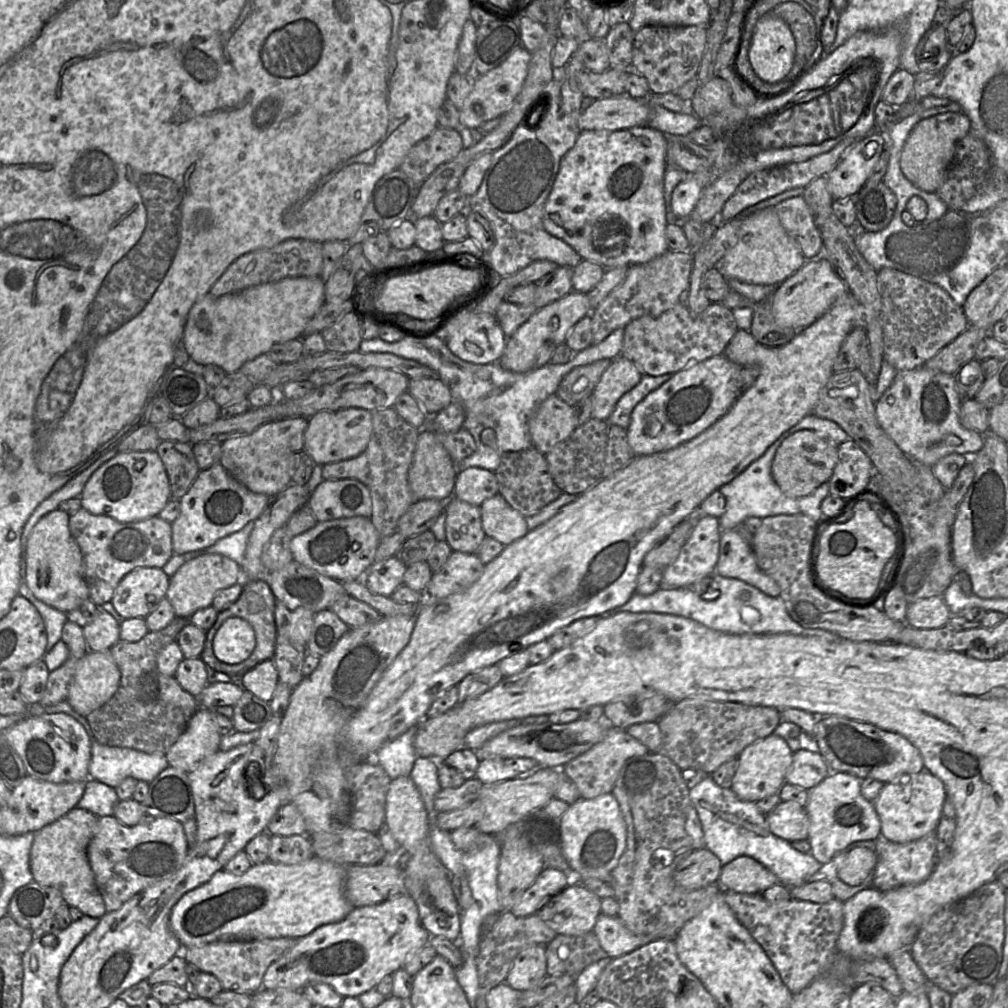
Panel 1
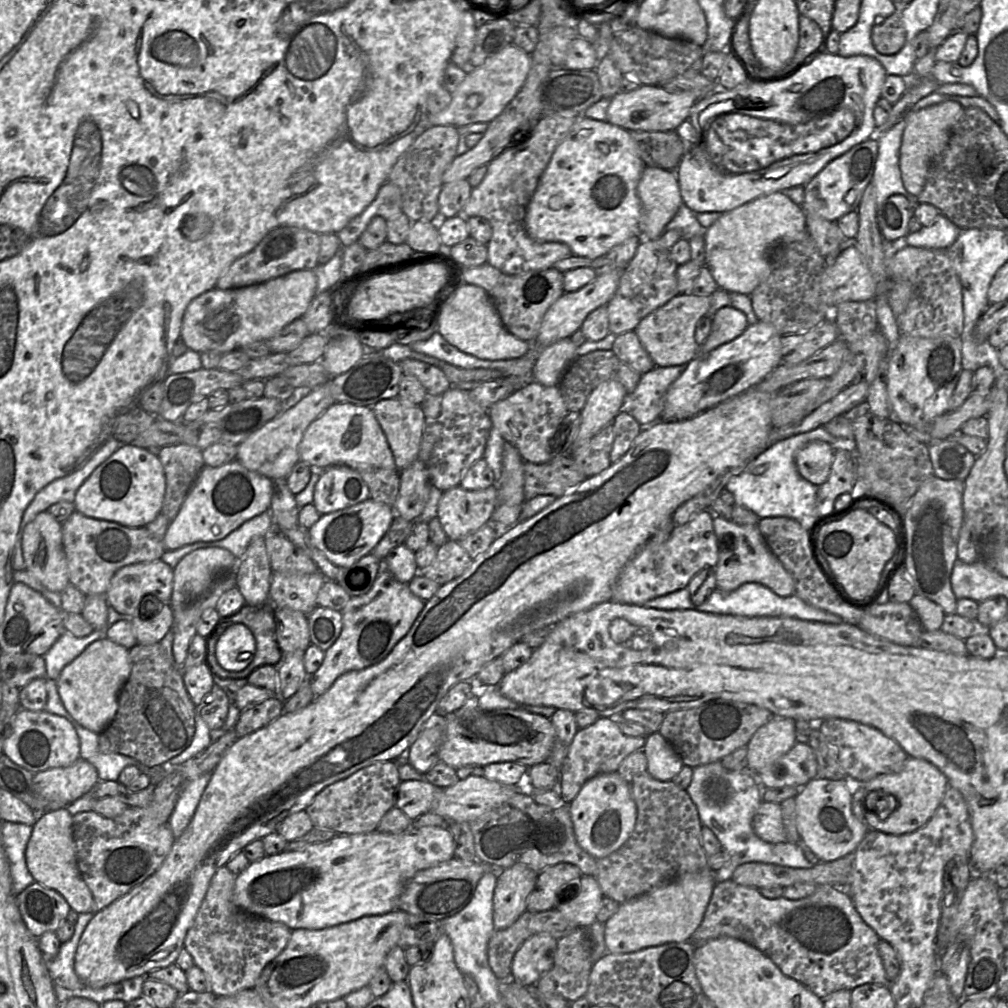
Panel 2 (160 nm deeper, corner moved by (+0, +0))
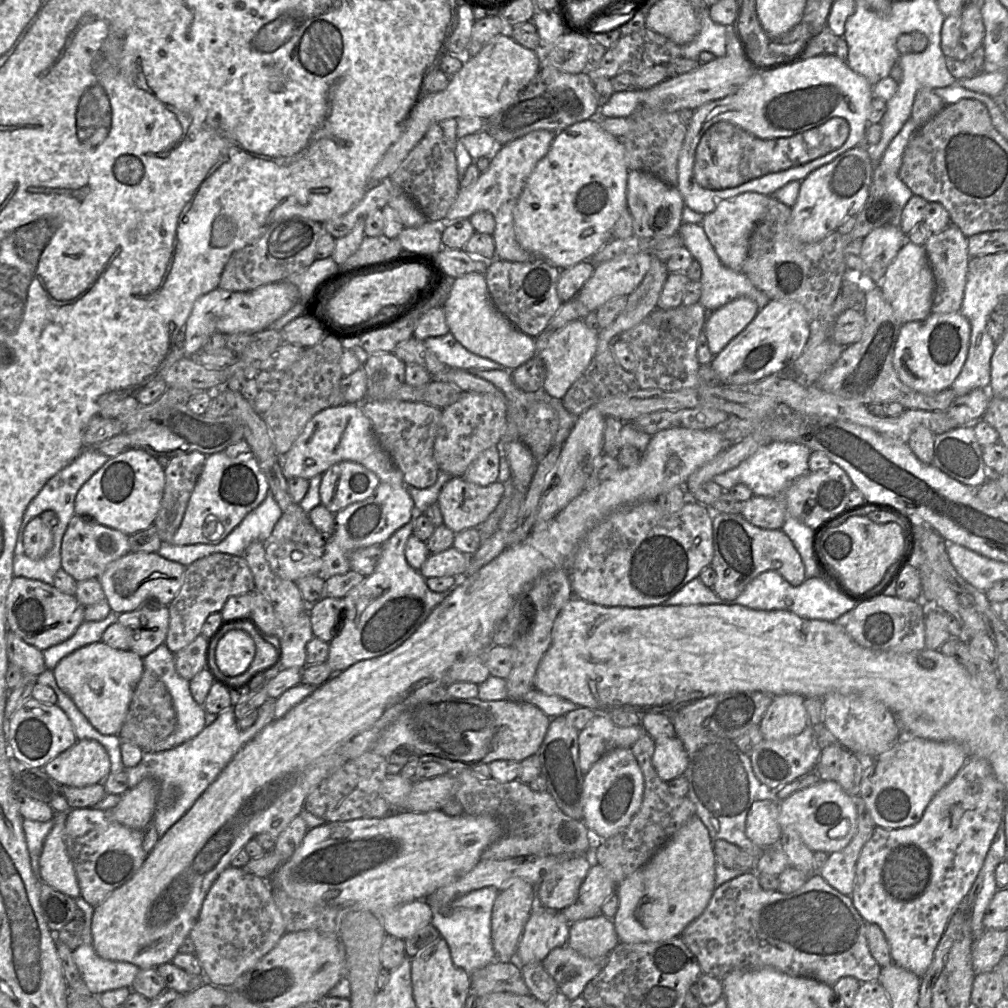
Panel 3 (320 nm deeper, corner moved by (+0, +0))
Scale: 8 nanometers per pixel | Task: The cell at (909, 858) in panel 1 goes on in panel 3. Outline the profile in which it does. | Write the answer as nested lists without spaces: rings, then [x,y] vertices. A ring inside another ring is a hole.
[[[970,756],[955,777],[934,795],[916,824],[896,829],[874,828],[860,852],[850,897],[866,923],[874,923],[883,931],[893,963],[920,978],[926,973],[949,919],[960,909],[983,866],[1005,807],[1006,792],[989,763]]]

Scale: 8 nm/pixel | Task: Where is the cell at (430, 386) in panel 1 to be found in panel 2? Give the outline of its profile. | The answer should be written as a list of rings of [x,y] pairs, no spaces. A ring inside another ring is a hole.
[[[409,358],[398,364],[403,374],[415,376],[428,394],[442,395],[452,386],[443,371],[434,365]]]

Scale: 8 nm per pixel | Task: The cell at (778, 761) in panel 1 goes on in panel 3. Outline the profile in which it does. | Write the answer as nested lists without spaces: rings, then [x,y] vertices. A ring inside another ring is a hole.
[[[794,693],[774,696],[759,723],[763,739],[778,741],[800,734],[809,725],[804,701]]]

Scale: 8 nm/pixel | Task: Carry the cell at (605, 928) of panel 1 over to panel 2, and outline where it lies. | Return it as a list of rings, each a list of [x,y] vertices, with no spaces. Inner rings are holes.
[[[685,873],[619,904],[617,912],[604,924],[607,953],[626,954],[669,942],[690,942],[703,919],[715,884],[711,876]]]

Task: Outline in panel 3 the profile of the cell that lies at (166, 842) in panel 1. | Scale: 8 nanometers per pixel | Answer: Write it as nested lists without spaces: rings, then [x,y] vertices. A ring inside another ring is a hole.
[[[76,808],[67,814],[64,841],[76,870],[81,896],[93,907],[100,905],[116,888],[126,883],[143,865],[147,855],[143,848],[143,831],[131,829],[110,816],[110,811]]]

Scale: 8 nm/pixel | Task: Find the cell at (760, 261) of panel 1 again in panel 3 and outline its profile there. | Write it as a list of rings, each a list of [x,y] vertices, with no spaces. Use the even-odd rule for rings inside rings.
[[[746,192],[721,201],[712,212],[704,215],[701,225],[723,265],[735,271],[742,271],[753,228],[771,207],[774,198],[772,195]]]

